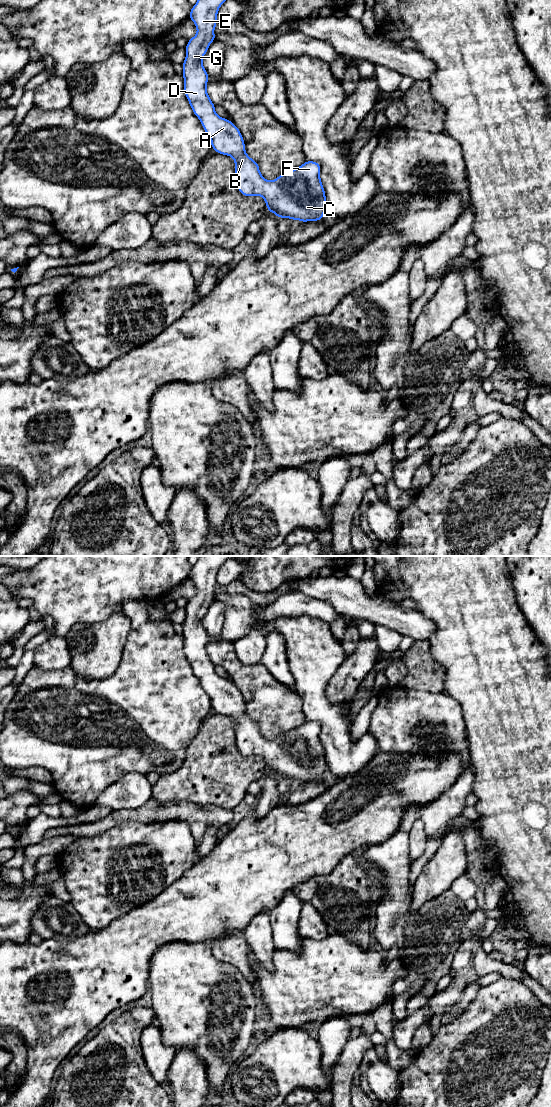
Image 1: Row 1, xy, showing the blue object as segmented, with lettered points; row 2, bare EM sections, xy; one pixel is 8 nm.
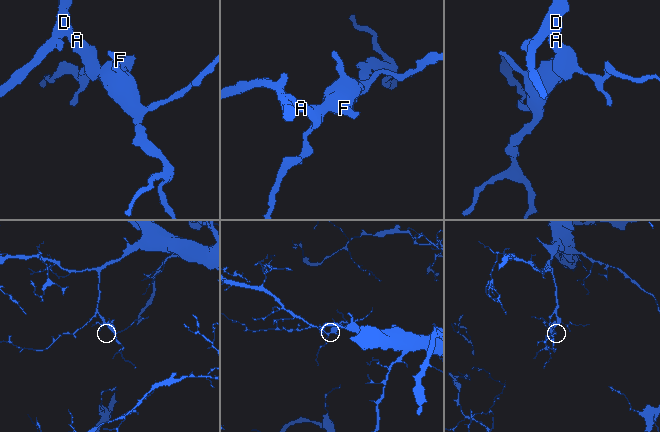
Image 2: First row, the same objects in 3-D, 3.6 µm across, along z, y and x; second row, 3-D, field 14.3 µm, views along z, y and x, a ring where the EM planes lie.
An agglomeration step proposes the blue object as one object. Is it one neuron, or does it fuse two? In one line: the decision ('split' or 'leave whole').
leave whole

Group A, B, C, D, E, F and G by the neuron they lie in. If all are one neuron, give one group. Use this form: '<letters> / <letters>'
A B C D E F G

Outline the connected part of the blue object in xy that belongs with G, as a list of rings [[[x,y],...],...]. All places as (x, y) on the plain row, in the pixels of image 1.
[[[199,556],[191,568],[189,578],[194,582],[197,593],[188,600],[185,607],[186,618],[183,624],[183,650],[193,673],[211,700],[212,709],[222,715],[230,716],[235,722],[236,745],[239,752],[245,756],[262,756],[267,771],[278,778],[290,778],[302,782],[319,781],[327,769],[325,750],[320,739],[321,726],[315,721],[306,721],[301,726],[282,733],[275,740],[268,741],[260,733],[258,723],[250,718],[245,711],[243,696],[238,687],[230,680],[220,677],[215,672],[215,665],[207,653],[209,640],[202,619],[210,604],[215,600],[214,589],[217,585],[217,574],[220,566],[231,556]]]

